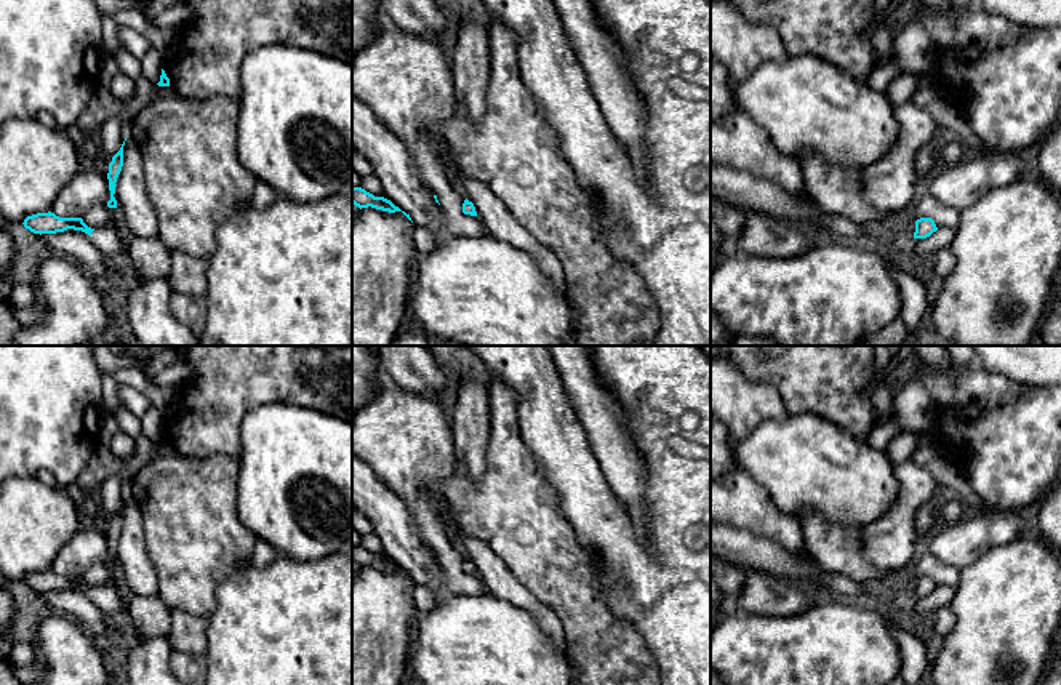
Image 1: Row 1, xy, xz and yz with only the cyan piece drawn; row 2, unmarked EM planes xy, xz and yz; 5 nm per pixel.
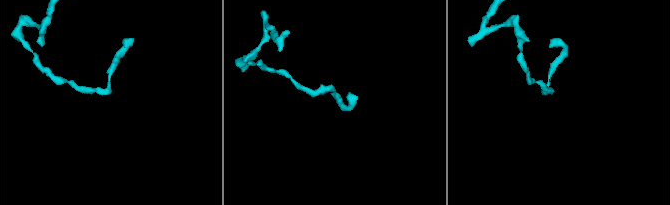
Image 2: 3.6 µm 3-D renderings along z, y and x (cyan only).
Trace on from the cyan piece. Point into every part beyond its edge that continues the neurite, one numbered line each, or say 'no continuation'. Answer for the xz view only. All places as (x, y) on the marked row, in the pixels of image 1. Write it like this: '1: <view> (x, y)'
no continuation

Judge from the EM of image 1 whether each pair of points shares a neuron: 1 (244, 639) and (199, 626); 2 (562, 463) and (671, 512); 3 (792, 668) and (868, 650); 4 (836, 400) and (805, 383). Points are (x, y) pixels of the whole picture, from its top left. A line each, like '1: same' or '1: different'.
1: different
2: same
3: same
4: same

